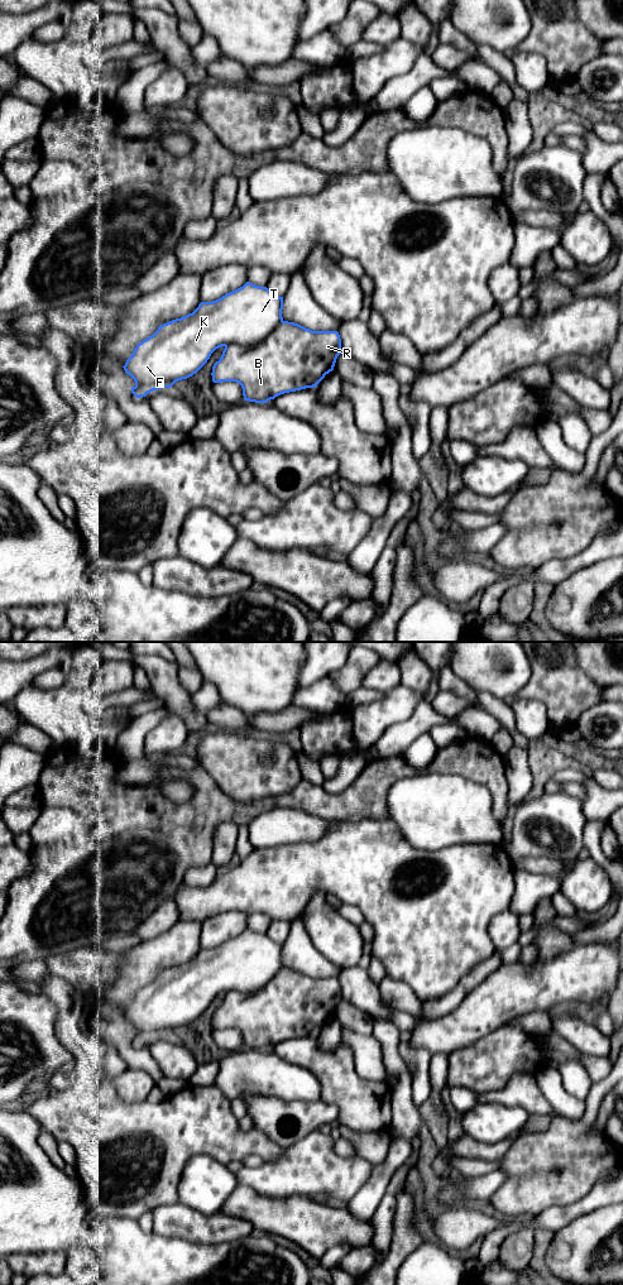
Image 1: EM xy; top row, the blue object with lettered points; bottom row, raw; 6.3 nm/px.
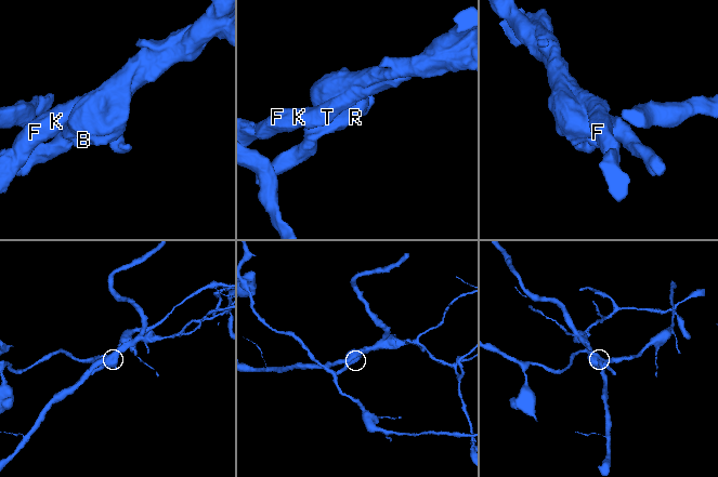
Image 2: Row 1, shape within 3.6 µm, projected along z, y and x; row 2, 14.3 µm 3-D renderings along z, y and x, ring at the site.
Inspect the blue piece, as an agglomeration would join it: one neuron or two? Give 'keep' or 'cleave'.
cleave

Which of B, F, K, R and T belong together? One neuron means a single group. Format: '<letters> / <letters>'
B R / F K T

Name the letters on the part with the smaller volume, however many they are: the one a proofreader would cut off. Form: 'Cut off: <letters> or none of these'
Cut off: B, R

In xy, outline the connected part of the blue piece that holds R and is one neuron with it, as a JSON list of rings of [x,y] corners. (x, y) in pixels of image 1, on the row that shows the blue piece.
[[[282,321],[257,345],[226,345],[211,375],[214,383],[239,383],[244,401],[267,403],[284,393],[317,387],[341,353],[337,331],[312,331]]]

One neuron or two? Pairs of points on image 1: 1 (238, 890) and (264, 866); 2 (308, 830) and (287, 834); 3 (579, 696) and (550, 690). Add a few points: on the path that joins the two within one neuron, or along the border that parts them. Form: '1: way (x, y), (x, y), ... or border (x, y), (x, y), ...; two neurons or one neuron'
1: way (244, 886), (258, 872); one neuron
2: way (303, 830), (292, 830); one neuron
3: way (571, 693), (557, 690); one neuron

